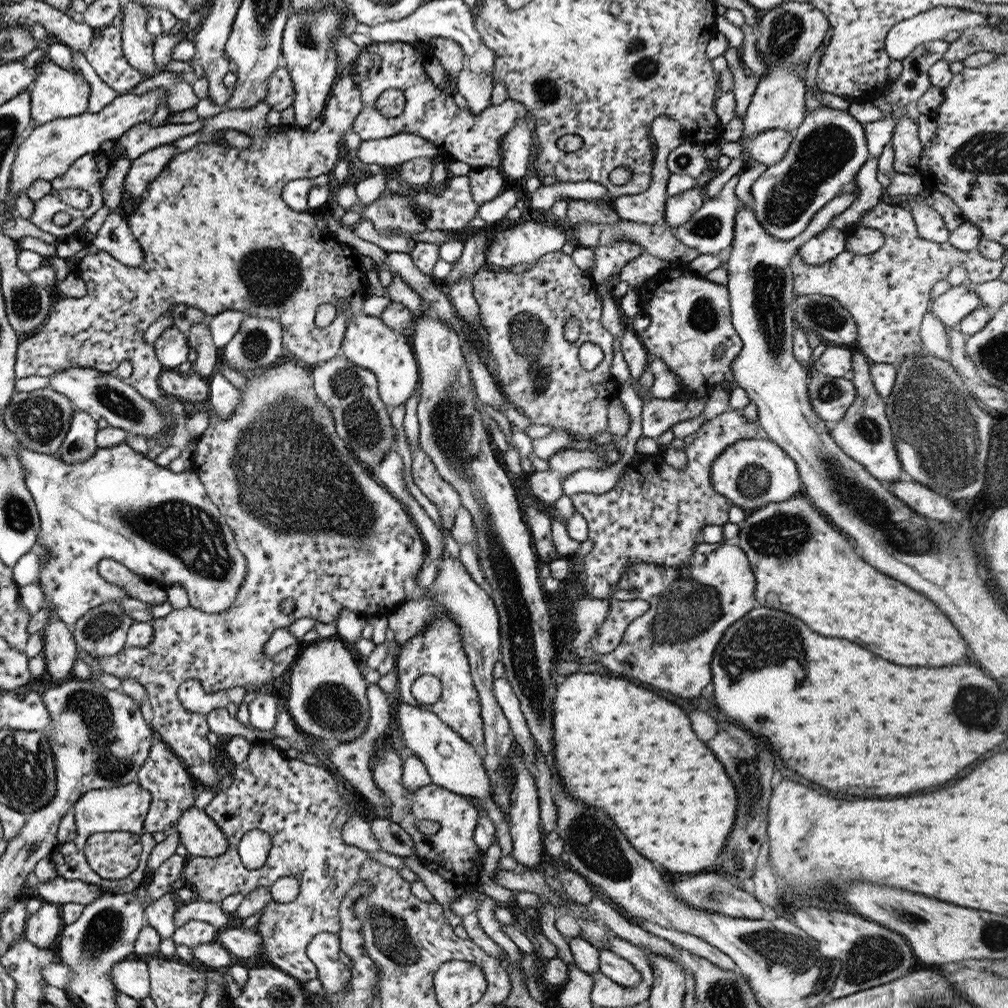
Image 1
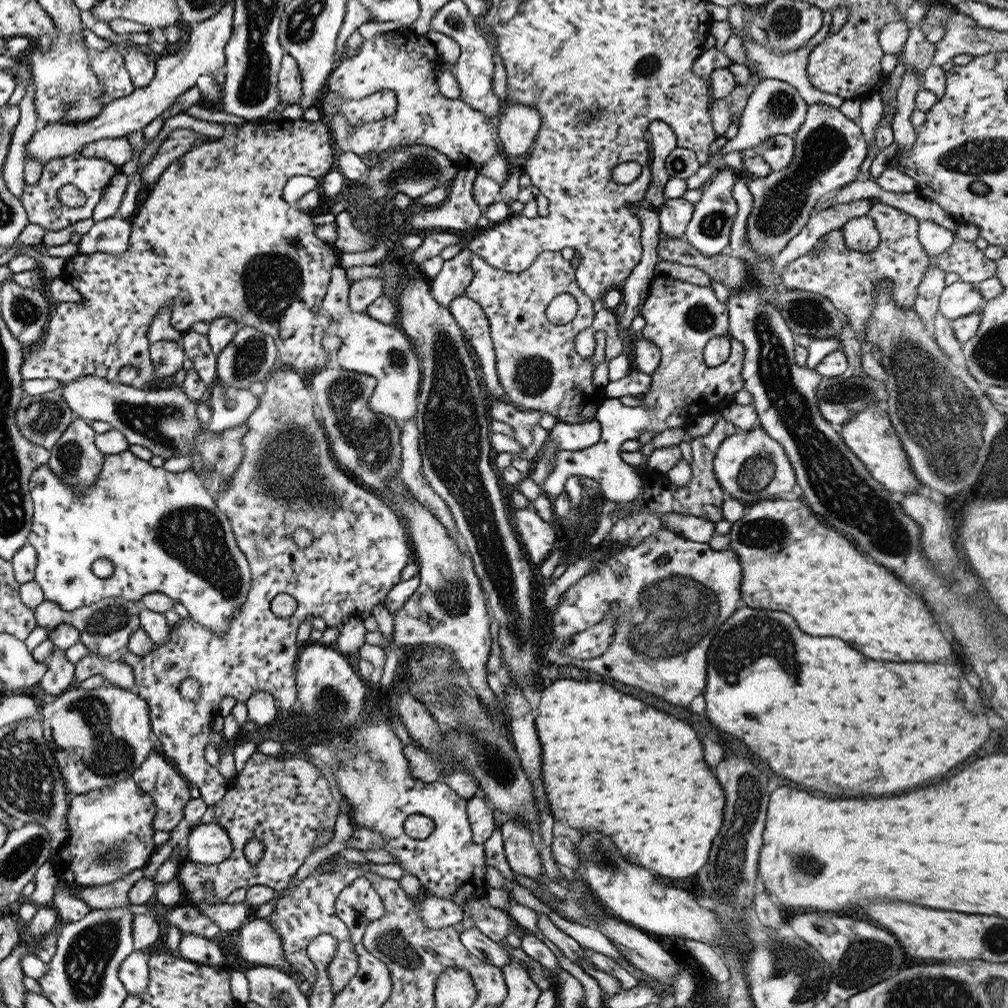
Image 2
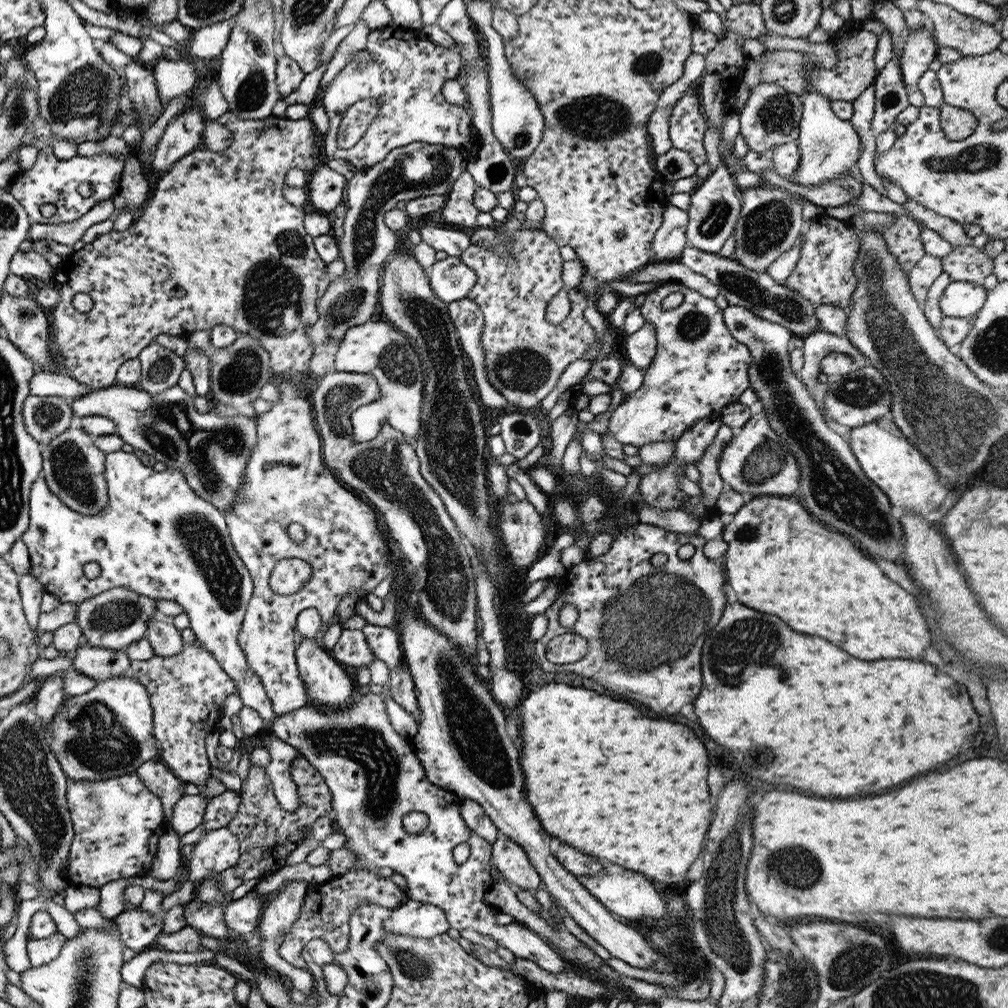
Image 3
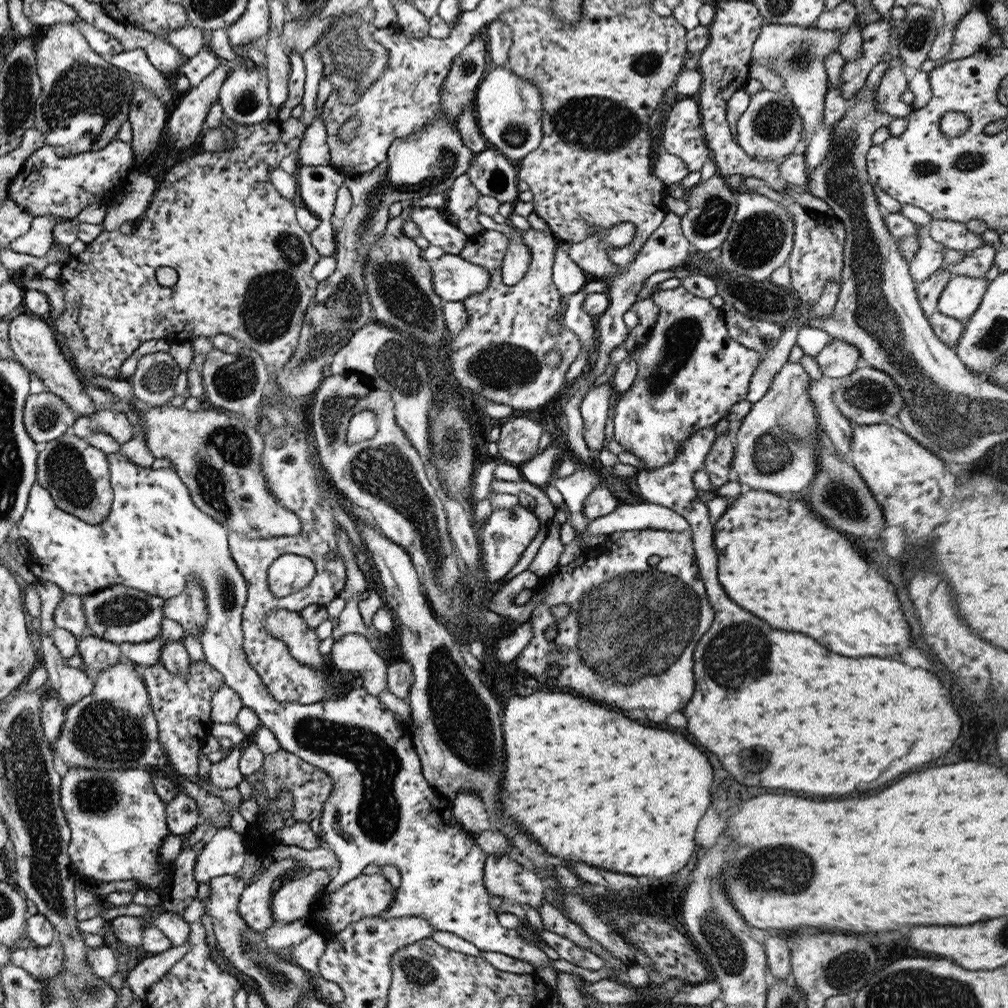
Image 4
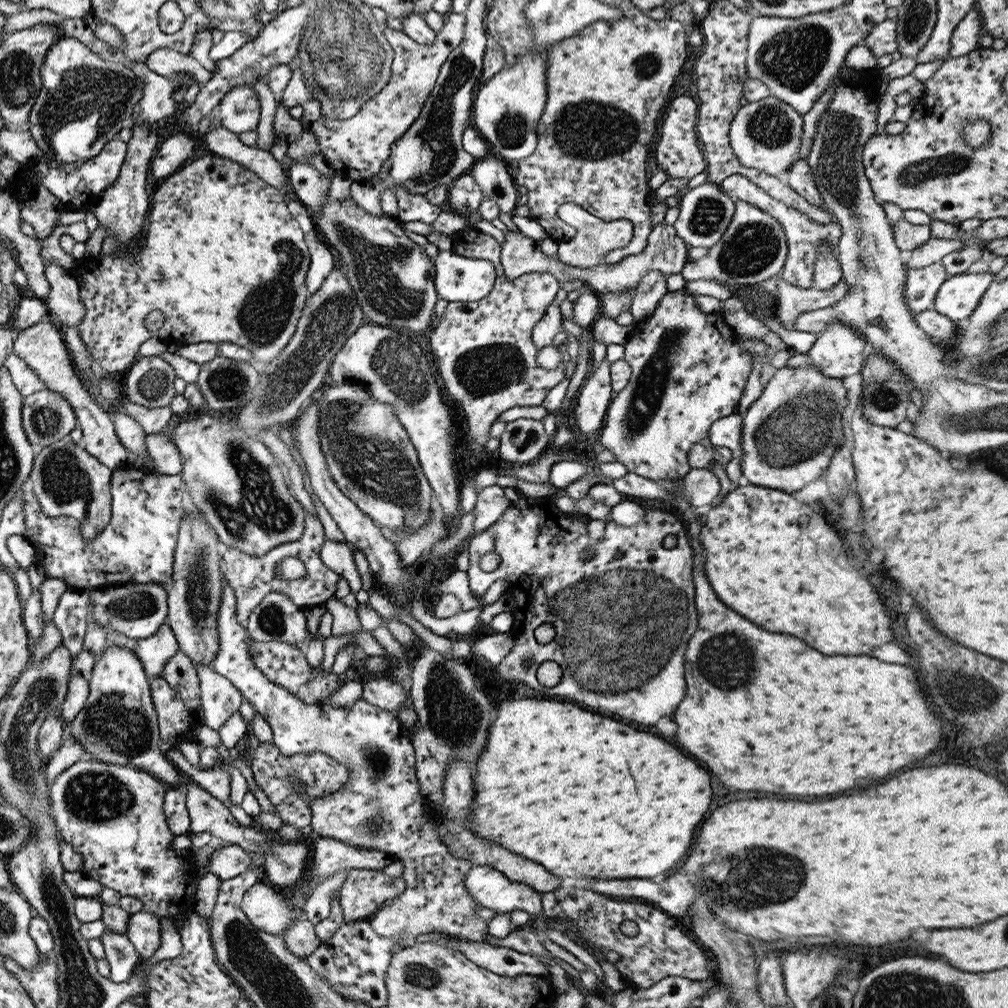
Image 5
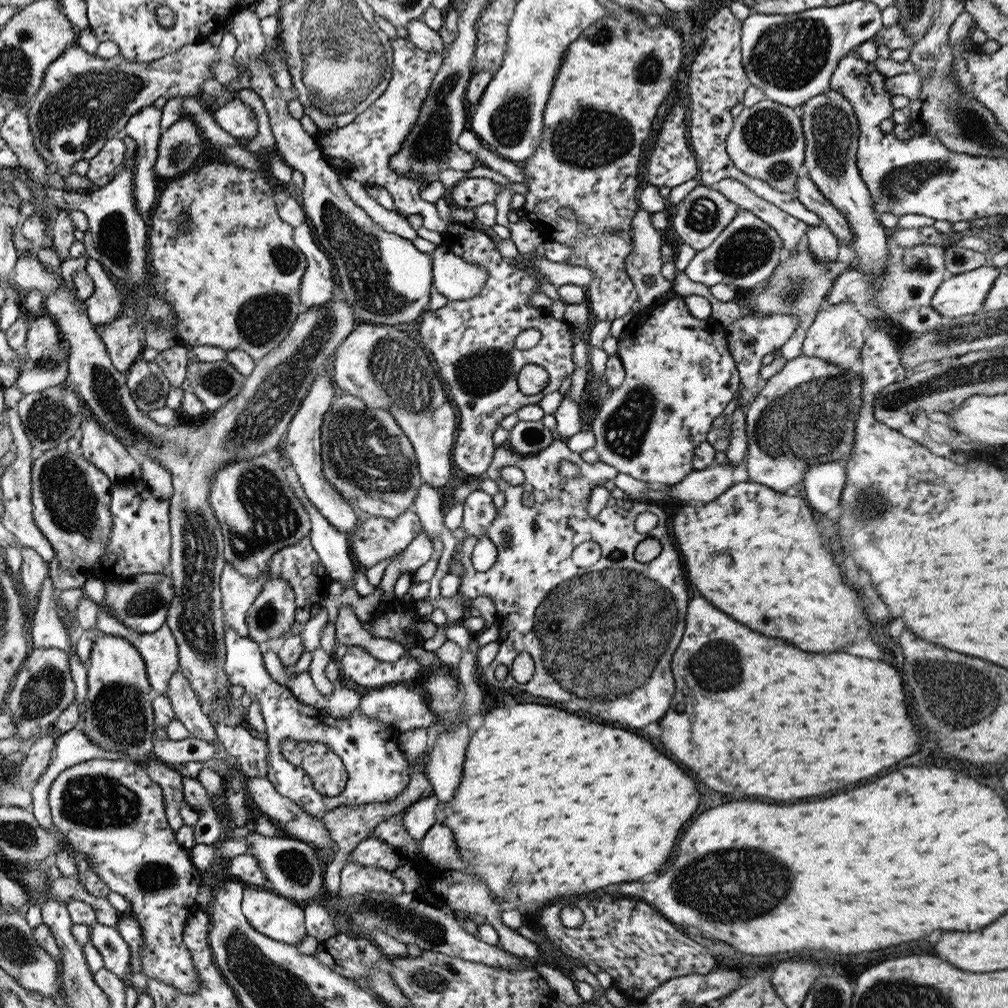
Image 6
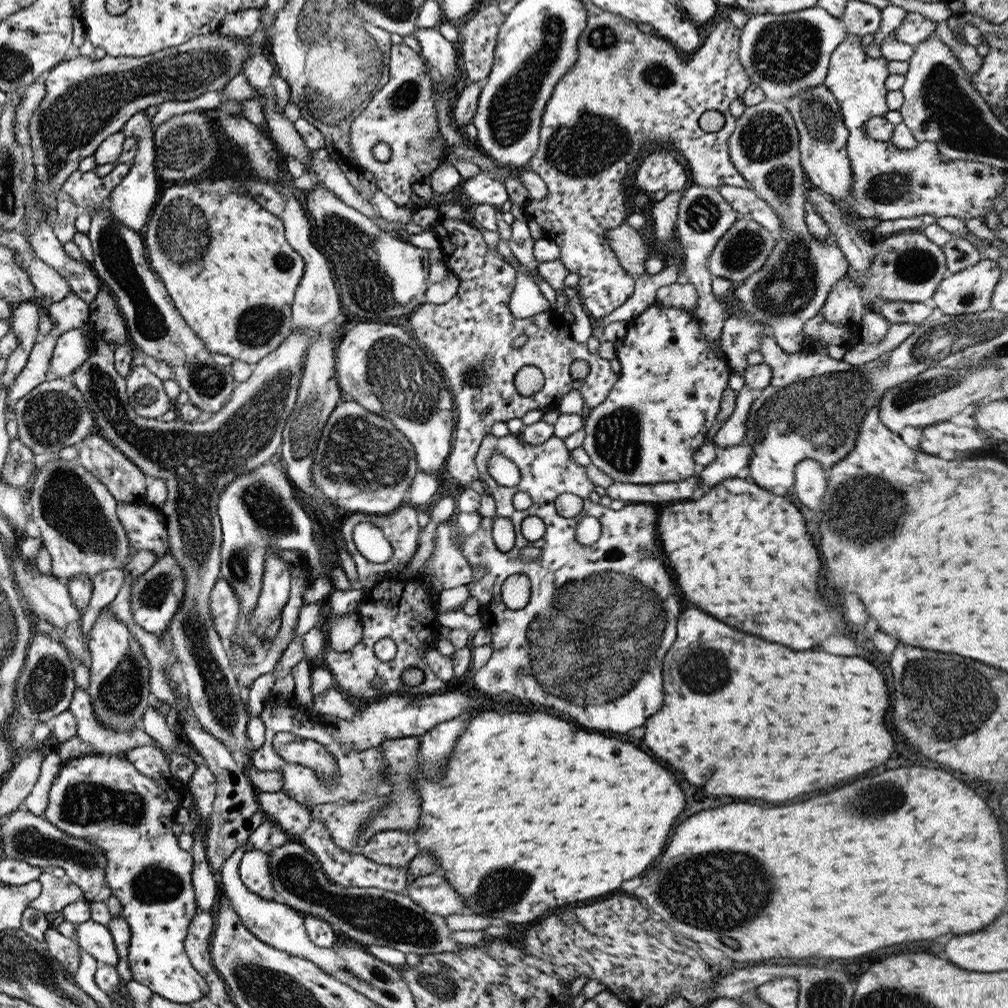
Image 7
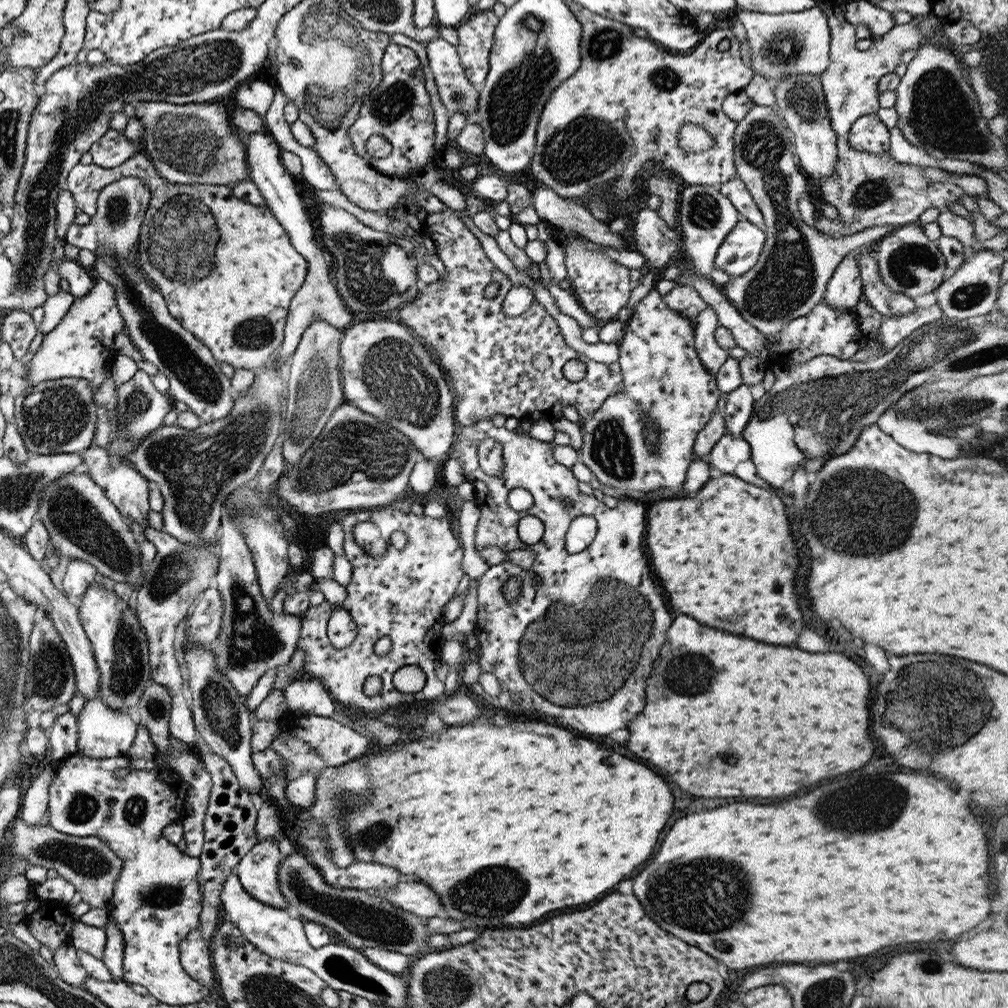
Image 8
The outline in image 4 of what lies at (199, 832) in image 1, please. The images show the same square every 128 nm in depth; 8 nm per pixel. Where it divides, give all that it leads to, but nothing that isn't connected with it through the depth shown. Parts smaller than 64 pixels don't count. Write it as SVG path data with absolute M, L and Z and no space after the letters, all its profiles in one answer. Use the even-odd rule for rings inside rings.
M219 828L197 852L193 876L198 882L208 882L216 876L234 875L246 859L246 845L240 834L229 828Z

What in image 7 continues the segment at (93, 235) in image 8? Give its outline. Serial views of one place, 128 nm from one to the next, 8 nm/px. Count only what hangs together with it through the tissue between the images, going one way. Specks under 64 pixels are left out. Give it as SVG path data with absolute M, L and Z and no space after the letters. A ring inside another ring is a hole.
M142 111L133 114L130 120L127 120L123 127L120 128L123 137L133 137L137 139L137 151L135 158L133 158L132 165L127 171L127 174L120 179L119 184L116 184L109 193L108 198L105 200L107 210L111 220L123 224L125 228L133 229L134 231L141 232L147 223L149 212L152 210L153 202L157 198L157 186L159 178L155 172L154 152L153 152L153 138L152 128L149 125L149 118L143 114Z

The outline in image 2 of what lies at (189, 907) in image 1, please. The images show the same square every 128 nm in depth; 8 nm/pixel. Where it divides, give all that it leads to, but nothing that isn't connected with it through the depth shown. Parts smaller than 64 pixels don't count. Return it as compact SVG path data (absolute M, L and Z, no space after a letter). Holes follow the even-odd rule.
M244 901L237 904L223 902L215 903L214 905L196 903L196 907L201 914L204 914L211 922L214 922L220 931L237 930L239 926L243 926L252 920L253 908L248 907Z

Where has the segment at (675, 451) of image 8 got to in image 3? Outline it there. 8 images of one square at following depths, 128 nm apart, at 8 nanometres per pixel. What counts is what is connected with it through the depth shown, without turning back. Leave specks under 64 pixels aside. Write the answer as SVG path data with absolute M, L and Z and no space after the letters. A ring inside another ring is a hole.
M659 283L659 286L645 294L638 309L644 320L654 328L656 351L649 366L643 369L641 386L635 392L625 395L611 412L606 432L621 445L632 444L639 448L655 441L675 442L684 430L698 420L718 418L720 410L737 403L741 392L748 388L748 368L752 359L748 348L730 335L722 319L722 309L717 308L714 299L682 284ZM671 292L681 292L682 301L676 308L662 310L661 300Z

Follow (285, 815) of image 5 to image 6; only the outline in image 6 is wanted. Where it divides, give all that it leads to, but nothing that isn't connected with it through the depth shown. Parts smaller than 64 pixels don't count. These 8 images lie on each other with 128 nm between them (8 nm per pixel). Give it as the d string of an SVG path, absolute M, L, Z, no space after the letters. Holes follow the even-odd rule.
M217 723L214 731L221 748L237 760L244 778L266 777L268 748L264 738L251 737L246 725L231 728ZM285 739L280 742L280 751L287 762L305 771L319 794L335 796L344 789L346 770L324 744Z

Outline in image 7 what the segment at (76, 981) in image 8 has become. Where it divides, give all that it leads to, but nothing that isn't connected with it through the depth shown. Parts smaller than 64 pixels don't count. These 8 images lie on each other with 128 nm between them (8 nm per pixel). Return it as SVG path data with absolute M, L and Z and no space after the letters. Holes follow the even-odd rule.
M45 929L43 942L47 952L62 966L65 972L75 972L78 967L79 948L76 941L63 936L57 929Z

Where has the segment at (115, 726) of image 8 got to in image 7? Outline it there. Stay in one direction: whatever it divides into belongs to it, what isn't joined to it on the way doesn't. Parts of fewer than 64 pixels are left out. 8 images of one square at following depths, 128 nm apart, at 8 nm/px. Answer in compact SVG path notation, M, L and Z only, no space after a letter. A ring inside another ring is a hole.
M81 688L73 690L68 711L76 720L76 734L84 743L92 746L96 754L115 755L126 748L137 746L157 746L141 727L134 726L132 730L116 730L100 724L91 709L91 700Z

